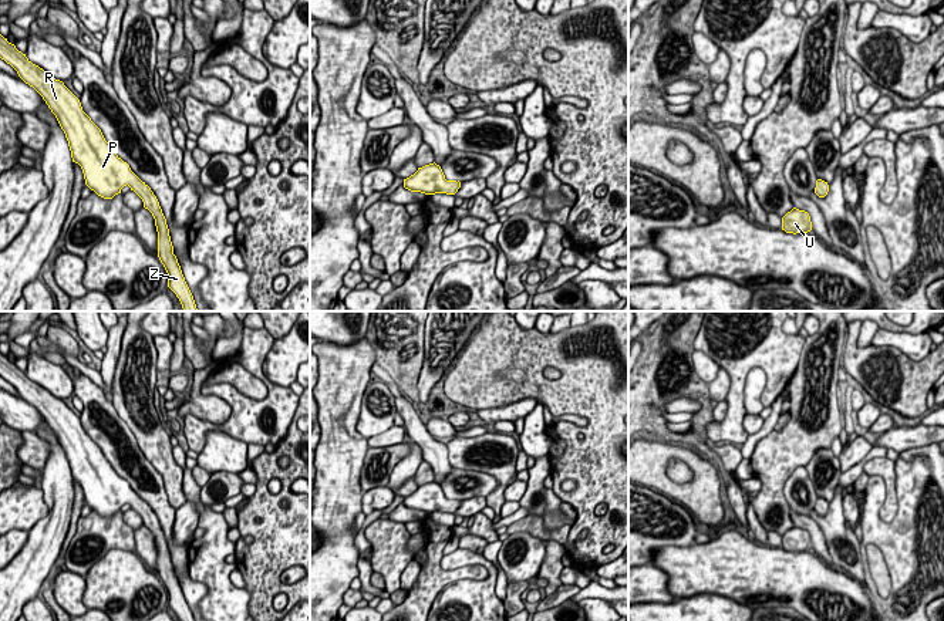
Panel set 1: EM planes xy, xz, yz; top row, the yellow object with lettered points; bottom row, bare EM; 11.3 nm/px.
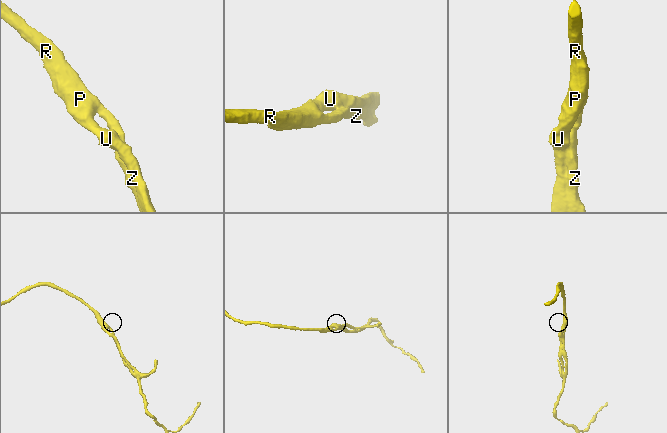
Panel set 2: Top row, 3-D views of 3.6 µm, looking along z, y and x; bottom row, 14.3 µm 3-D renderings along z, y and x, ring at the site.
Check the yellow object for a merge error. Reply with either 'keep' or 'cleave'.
keep

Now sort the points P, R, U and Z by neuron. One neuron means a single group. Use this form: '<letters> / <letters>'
P R U Z

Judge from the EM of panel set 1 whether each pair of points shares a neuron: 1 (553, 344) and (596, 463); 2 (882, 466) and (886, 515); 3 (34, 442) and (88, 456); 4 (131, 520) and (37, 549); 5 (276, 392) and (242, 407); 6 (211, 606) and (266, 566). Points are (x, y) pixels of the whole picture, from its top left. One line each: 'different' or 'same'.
1: same
2: same
3: different
4: different
5: same
6: different

